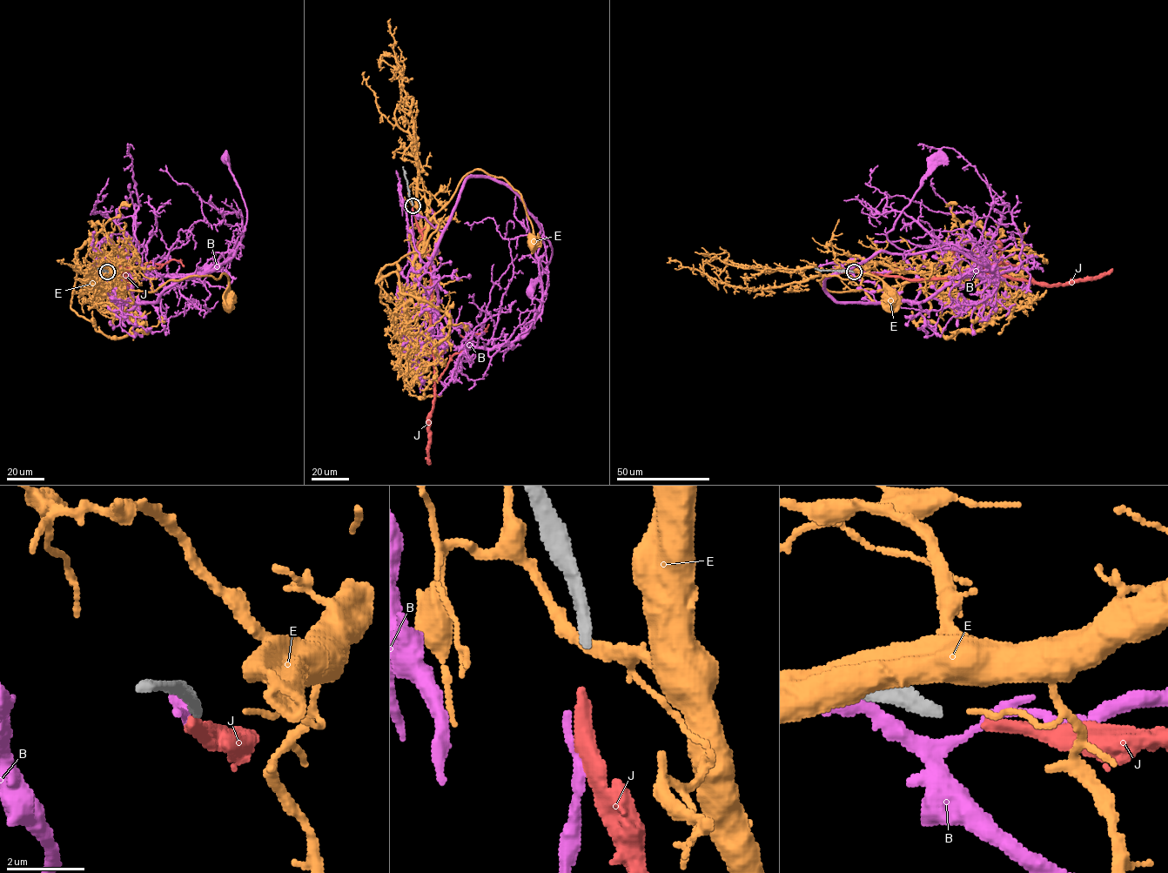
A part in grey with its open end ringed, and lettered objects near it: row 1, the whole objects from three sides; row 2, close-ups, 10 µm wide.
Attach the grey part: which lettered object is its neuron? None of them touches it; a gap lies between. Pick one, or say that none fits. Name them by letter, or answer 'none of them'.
J

